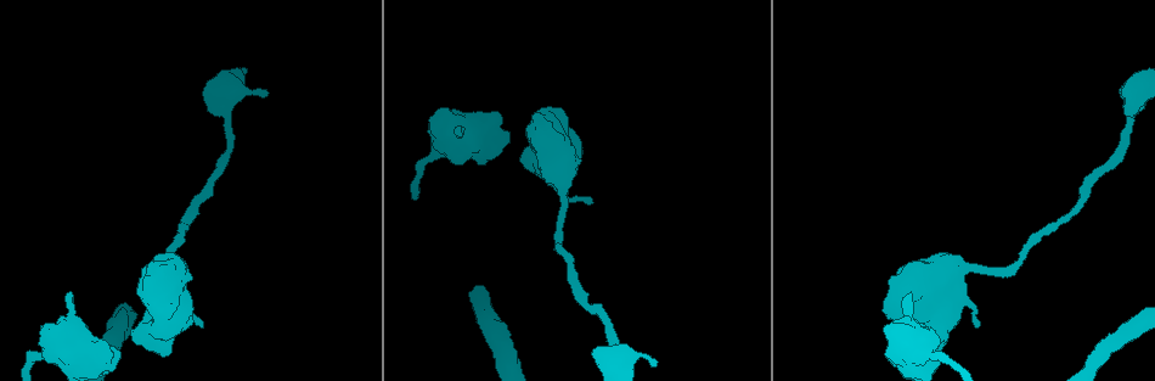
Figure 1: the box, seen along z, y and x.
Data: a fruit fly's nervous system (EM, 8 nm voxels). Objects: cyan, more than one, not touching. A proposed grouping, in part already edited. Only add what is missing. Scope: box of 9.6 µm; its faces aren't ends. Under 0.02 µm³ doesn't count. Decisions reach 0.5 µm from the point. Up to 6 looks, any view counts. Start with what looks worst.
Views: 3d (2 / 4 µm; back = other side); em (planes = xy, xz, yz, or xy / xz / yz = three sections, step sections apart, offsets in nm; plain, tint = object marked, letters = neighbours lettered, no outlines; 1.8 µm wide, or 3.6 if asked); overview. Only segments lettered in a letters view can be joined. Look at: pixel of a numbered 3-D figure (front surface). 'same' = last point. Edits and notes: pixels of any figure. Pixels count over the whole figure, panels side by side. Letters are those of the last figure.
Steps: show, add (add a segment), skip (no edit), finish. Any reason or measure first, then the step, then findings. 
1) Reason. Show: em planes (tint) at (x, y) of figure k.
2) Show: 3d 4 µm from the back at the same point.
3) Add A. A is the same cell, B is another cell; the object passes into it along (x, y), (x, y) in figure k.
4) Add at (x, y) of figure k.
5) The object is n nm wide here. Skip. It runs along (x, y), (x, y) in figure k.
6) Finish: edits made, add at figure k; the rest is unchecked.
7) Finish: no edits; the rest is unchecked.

Show: 3d 4 µm from the back at (69, 295) of figure 1.

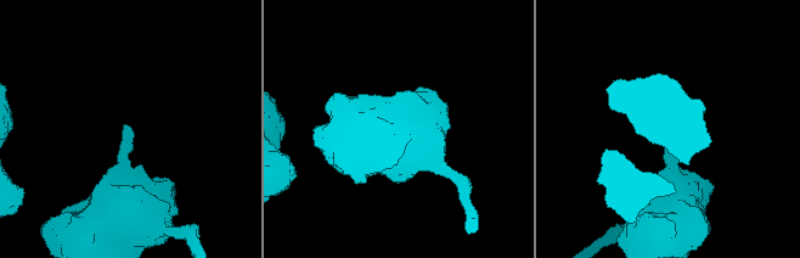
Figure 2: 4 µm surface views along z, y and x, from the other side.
Need the tissue. Show: em xy step 8 (letters) at (125, 126) of figure 2.

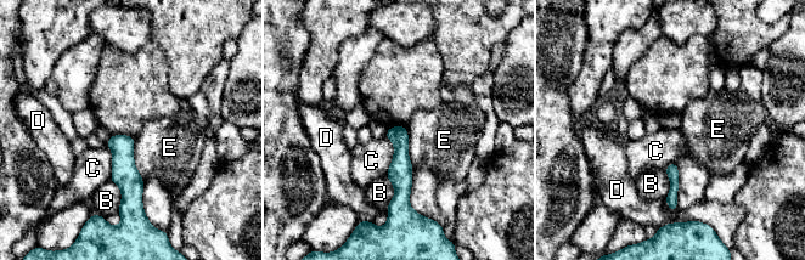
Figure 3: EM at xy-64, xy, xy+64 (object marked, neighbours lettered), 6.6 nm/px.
Cut it another way. Show: em planes (letters) at the same point.

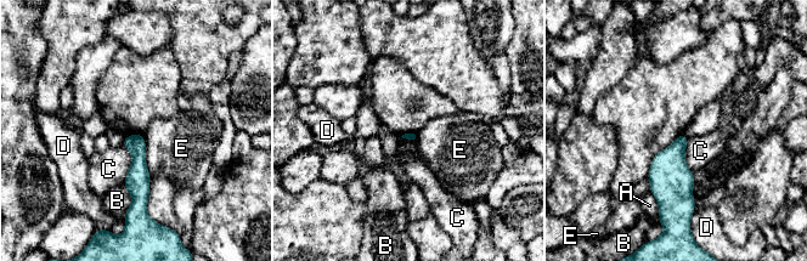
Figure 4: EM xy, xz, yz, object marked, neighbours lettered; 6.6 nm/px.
Skip. A, B, C, D and E are other cells; no lettered segment goes on from it.

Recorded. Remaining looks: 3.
Branch stops here. Show: 3d 4 µm at (105, 355) of figure 1.

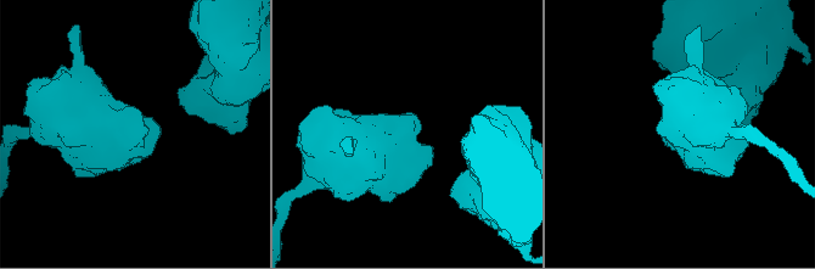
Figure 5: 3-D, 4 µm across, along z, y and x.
Now the EM. Show: em 3.6 µm planes (letters) at (405, 113) of figure 5.

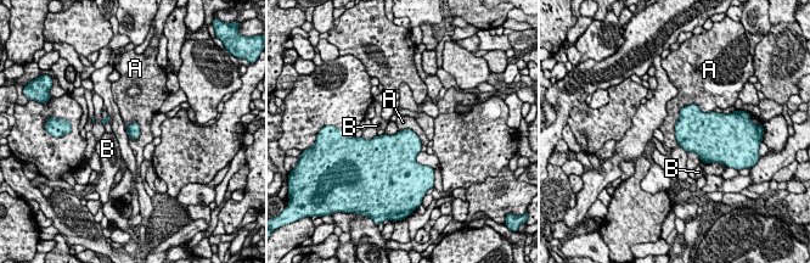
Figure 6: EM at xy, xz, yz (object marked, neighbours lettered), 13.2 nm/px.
Skip. A and B are other cells; a border runs along (713, 111), (685, 105), (676, 143) in figure 6; no lettered segment goes on from it.

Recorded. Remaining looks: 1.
Finish: no edits; the rest is unchecked.

